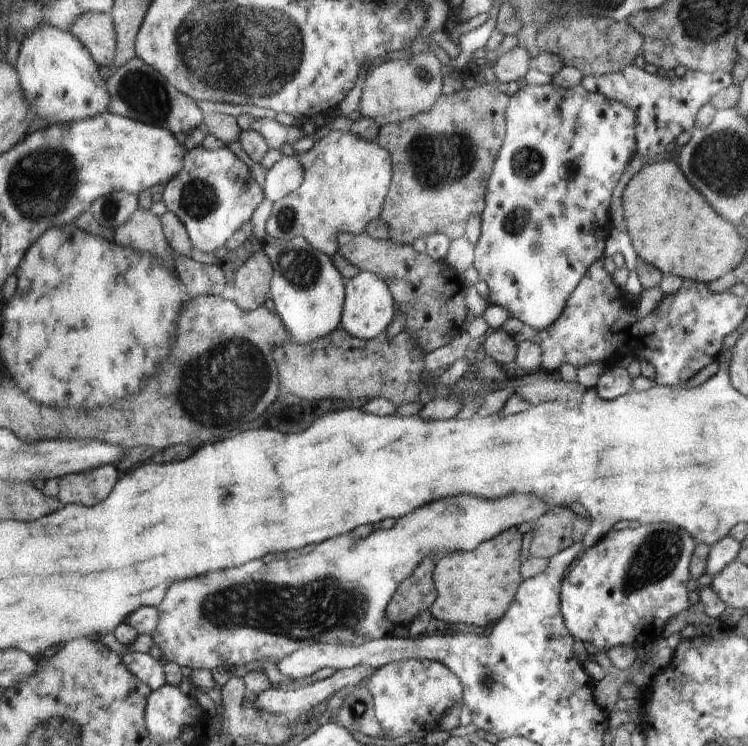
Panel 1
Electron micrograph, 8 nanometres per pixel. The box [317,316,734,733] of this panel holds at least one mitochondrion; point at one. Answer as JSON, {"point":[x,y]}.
{"point":[656,557]}

